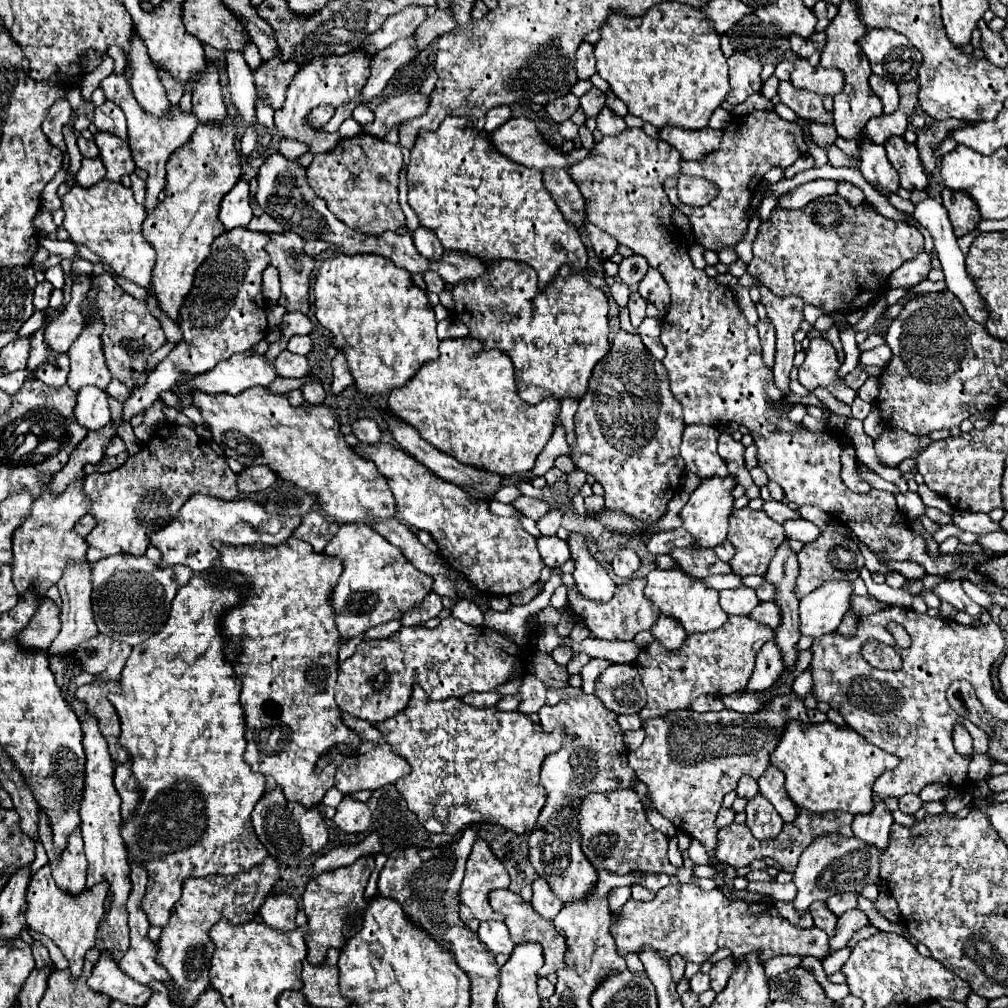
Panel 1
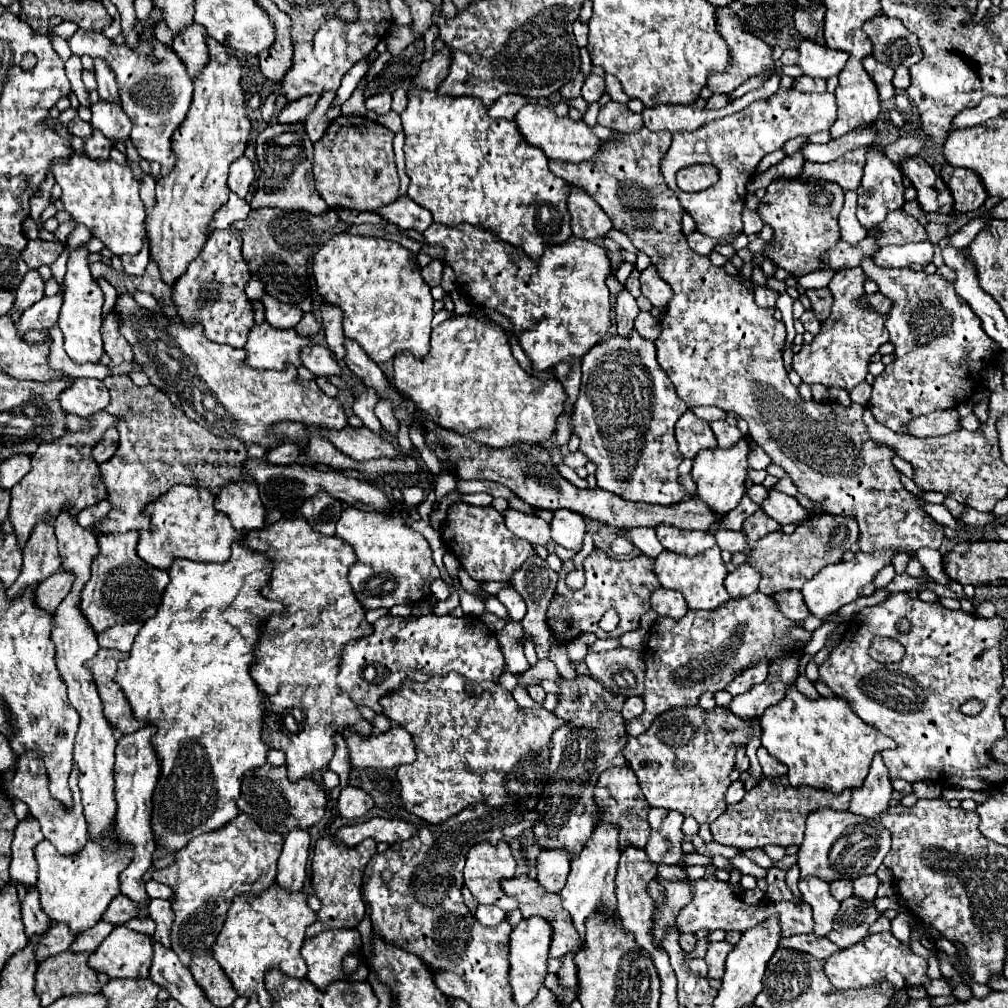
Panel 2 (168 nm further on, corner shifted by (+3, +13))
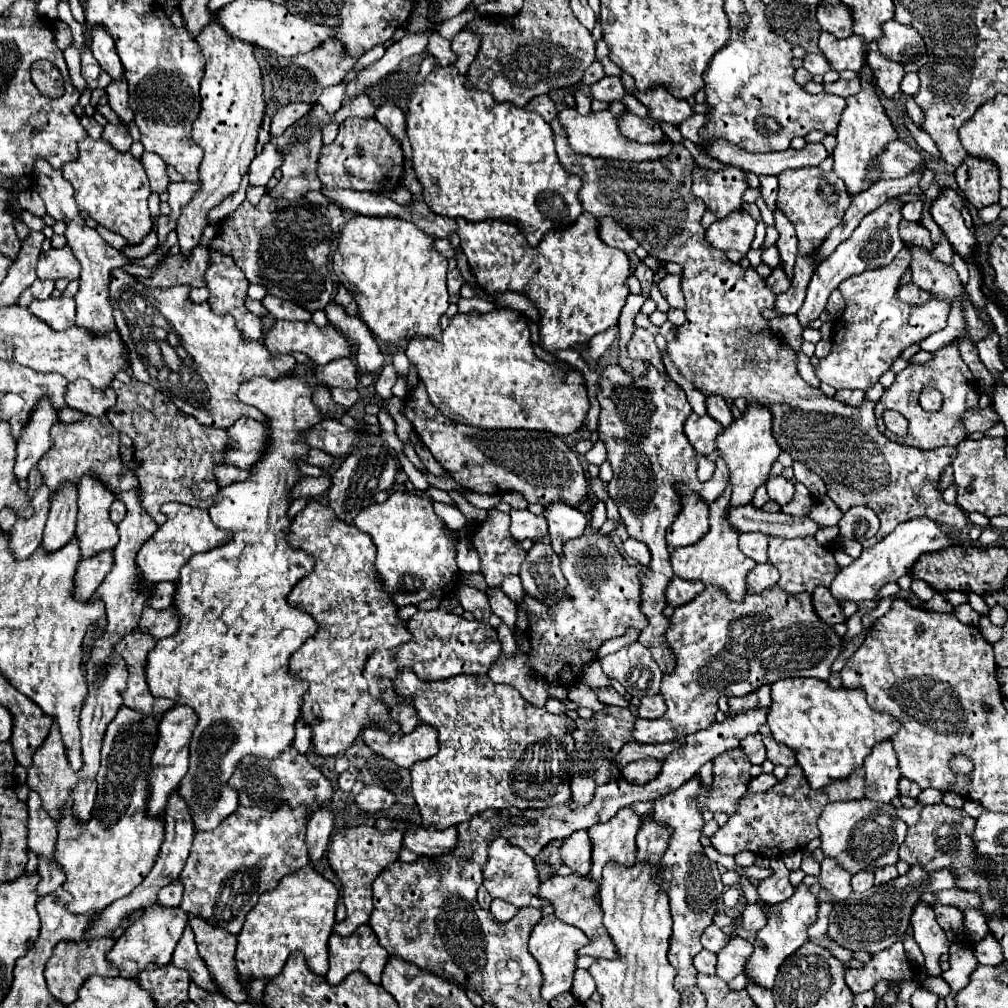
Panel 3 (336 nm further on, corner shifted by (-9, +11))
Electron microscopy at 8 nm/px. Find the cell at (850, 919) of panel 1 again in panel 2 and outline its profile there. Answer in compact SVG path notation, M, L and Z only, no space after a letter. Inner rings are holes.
M873 874L871 876L859 876L853 882L853 894L857 898L863 898L863 900L873 900L877 894L877 886L879 886L877 876L873 876Z

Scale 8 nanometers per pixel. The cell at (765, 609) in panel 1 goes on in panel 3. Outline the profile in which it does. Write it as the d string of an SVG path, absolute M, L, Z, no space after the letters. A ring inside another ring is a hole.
M815 588L813 592L813 604L815 604L815 612L819 614L819 618L827 624L839 624L839 622L847 622L847 618L843 616L843 610L839 604L835 604L835 598L831 596L829 588Z

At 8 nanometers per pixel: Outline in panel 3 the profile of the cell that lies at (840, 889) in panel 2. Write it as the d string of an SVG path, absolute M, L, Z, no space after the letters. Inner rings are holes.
M859 872L859 874L855 874L853 876L853 880L851 880L851 886L853 886L853 890L855 892L865 892L865 890L869 890L871 886L873 886L873 872Z

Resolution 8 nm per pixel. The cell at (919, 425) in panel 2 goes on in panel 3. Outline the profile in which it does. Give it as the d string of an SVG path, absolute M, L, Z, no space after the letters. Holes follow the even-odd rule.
M971 408L965 412L963 416L963 426L967 430L967 434L971 432L985 432L989 430L993 424L999 422L999 414L993 408Z

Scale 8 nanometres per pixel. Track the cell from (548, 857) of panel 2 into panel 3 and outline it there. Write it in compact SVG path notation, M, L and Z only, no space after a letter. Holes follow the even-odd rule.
M587 830L573 832L565 840L561 846L561 858L575 874L587 876L587 868L591 868L591 840L587 836Z

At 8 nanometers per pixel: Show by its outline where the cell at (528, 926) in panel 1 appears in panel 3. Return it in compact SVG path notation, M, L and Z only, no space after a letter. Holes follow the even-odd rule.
M551 876L549 880L541 882L539 888L539 896L543 900L549 900L555 906L555 916L561 918L567 924L573 924L577 928L581 928L587 938L591 940L589 946L581 948L579 954L587 954L593 958L605 958L605 960L615 960L619 958L615 954L615 944L611 940L611 936L607 936L607 930L603 928L603 910L599 908L599 892L595 892L595 884L591 884L591 880L587 880L587 876Z

